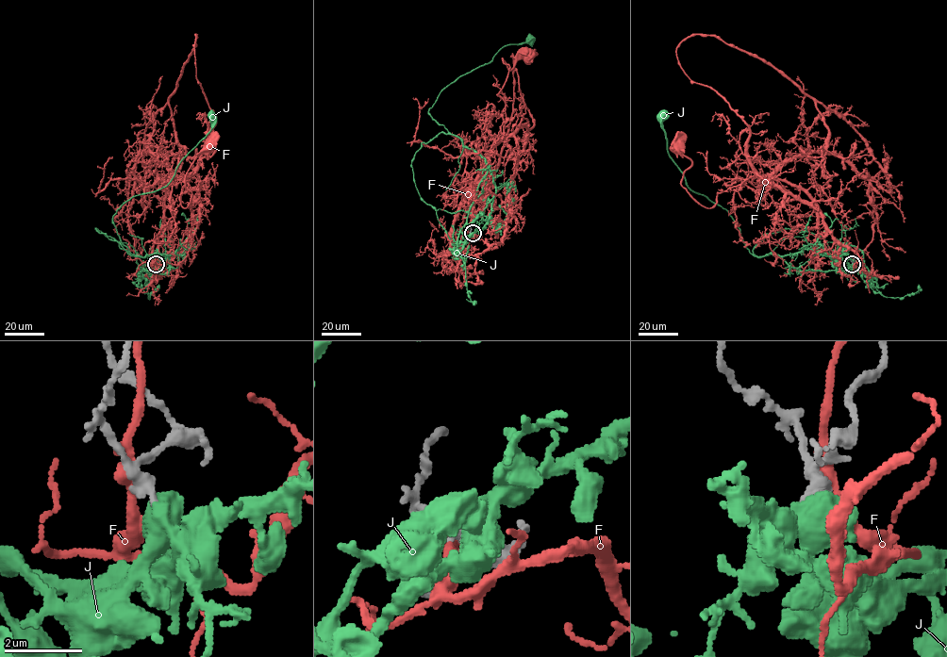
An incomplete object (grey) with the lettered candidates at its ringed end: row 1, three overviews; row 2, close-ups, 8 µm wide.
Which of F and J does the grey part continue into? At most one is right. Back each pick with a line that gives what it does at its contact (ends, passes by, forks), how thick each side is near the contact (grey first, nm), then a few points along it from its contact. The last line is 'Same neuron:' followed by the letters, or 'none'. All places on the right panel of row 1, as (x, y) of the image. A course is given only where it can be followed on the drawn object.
J: it passes by | 280/500 nm | via (852, 264), (804, 248), (781, 255), (754, 256), (724, 208), (688, 186), (682, 172), (669, 155), (662, 116)
Same neuron: J

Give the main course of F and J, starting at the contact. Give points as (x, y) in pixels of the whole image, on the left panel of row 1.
F: (155, 263), (182, 261), (199, 187), (186, 176), (184, 207), (186, 173), (212, 145)
J: (156, 264), (178, 248), (169, 255), (134, 256), (113, 215), (131, 197), (165, 186), (211, 129), (212, 116)

